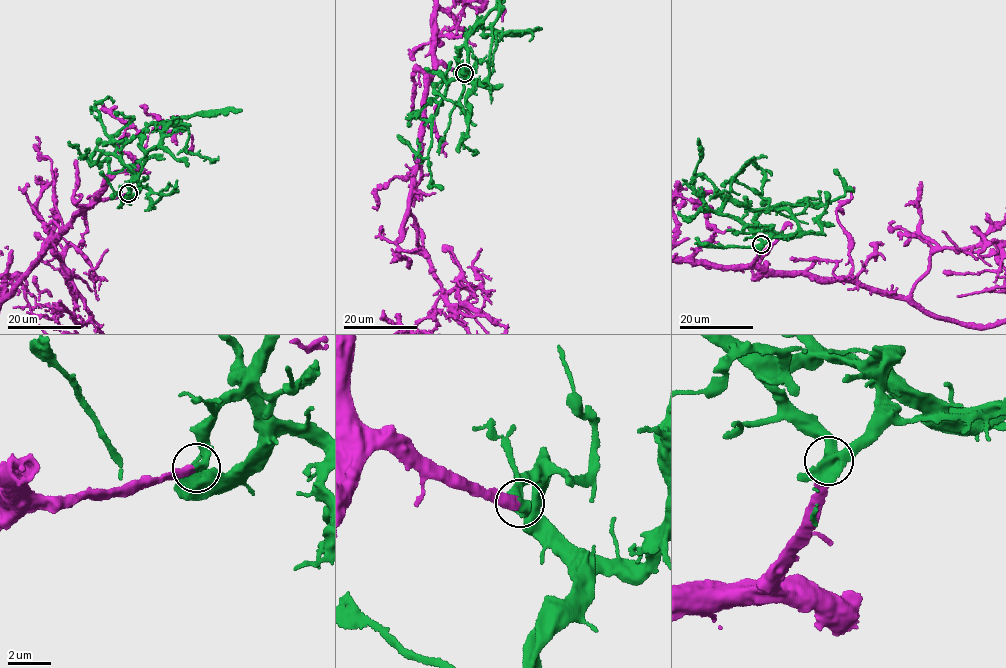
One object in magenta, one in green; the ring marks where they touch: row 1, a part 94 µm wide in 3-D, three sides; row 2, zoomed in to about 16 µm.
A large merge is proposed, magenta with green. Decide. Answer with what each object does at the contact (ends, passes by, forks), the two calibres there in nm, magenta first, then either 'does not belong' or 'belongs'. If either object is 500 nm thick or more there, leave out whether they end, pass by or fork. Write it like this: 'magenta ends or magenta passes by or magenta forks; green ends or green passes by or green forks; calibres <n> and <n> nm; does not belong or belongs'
magenta ends; green ends; calibres 460 and 440 nm; belongs

